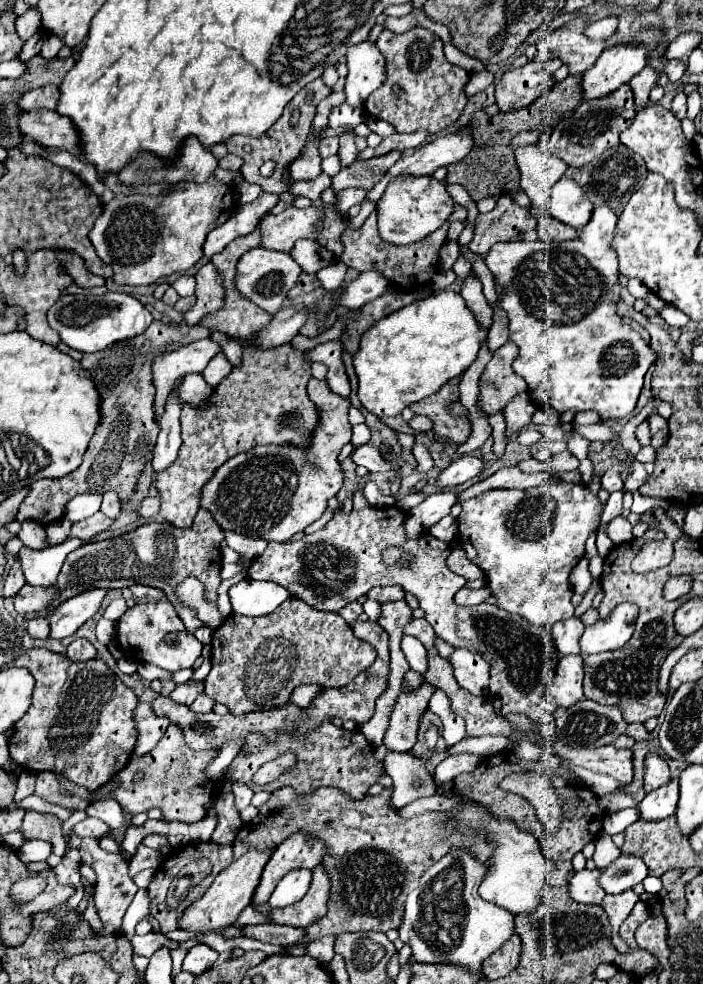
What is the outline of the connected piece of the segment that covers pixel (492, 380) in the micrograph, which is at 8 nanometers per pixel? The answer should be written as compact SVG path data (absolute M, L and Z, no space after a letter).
M509 340L499 350L493 352L493 360L487 364L481 376L479 404L487 414L503 410L515 394L527 390L525 380L517 376L511 368L513 358L517 358L517 346Z

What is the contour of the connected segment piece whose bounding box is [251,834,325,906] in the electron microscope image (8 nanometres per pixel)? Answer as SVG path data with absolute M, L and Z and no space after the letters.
M291 834L289 840L285 840L281 846L275 848L269 862L265 864L251 906L261 906L263 902L267 902L269 894L275 890L277 882L287 872L295 868L313 870L315 866L319 866L321 854L325 854L325 846L321 846L321 842L313 842L313 838L305 838L305 834Z

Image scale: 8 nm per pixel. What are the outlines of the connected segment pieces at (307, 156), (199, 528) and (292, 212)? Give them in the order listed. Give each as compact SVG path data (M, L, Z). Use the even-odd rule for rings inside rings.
M313 130L307 138L303 154L291 164L291 176L295 180L309 180L321 174L321 156L319 156L321 130Z
M203 508L198 510L191 528L185 530L169 522L149 522L117 538L83 544L81 548L69 552L57 580L59 596L51 602L51 606L55 608L61 602L91 588L127 588L131 584L147 584L159 588L173 602L173 586L177 586L177 582L181 582L181 578L187 578L189 574L201 578L201 582L205 582L205 590L209 590L209 598L217 600L217 588L221 584L221 540L221 528L217 526L209 510ZM153 530L157 530L157 542L153 542ZM133 542L137 542L137 546L149 546L149 550L153 550L153 546L157 548L153 550L153 554L149 554L149 558L141 558L141 550L137 550L137 558L133 558L133 552L129 552L129 546L133 546Z
M287 208L277 216L263 216L259 222L261 230L261 246L279 252L291 252L295 240L299 238L317 238L317 224L319 210L313 208Z

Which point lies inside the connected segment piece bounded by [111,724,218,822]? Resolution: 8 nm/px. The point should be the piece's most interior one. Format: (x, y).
(175, 782)

